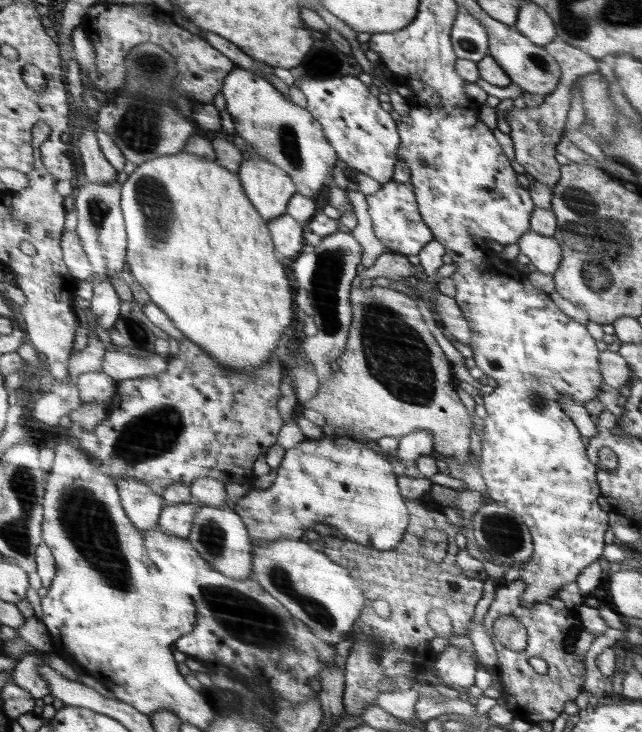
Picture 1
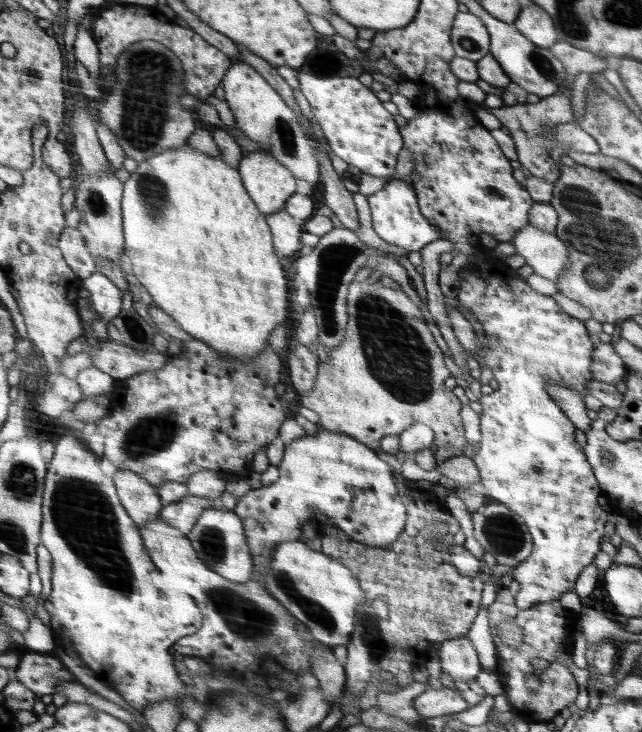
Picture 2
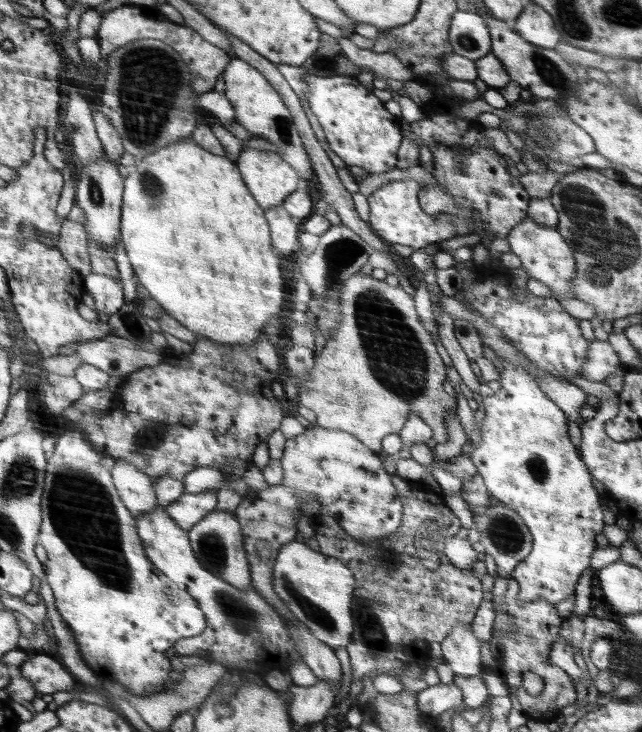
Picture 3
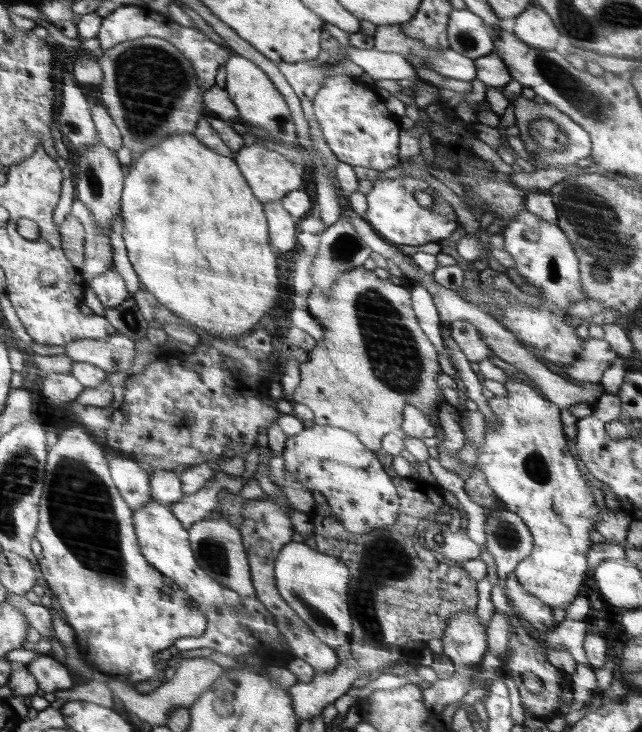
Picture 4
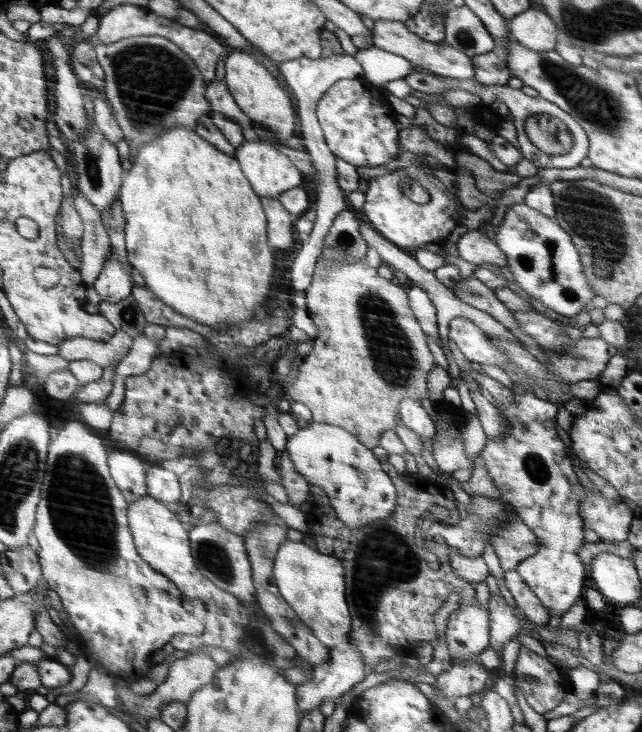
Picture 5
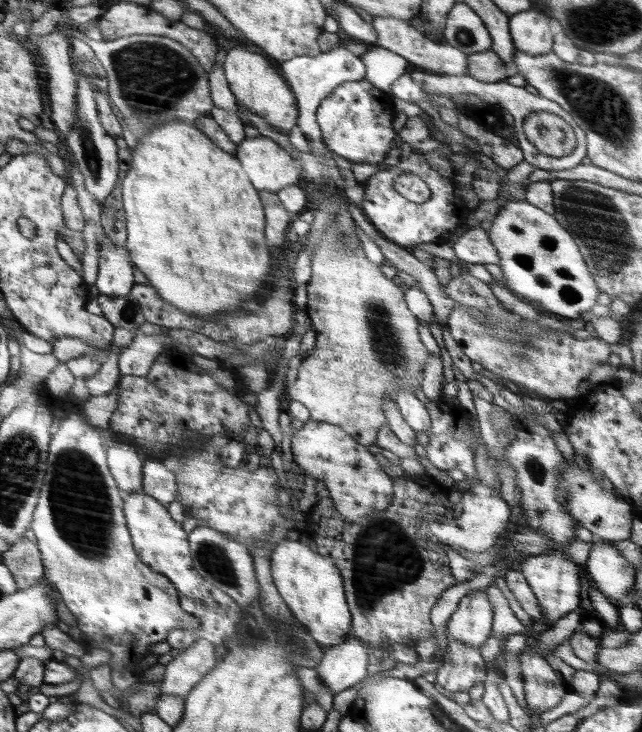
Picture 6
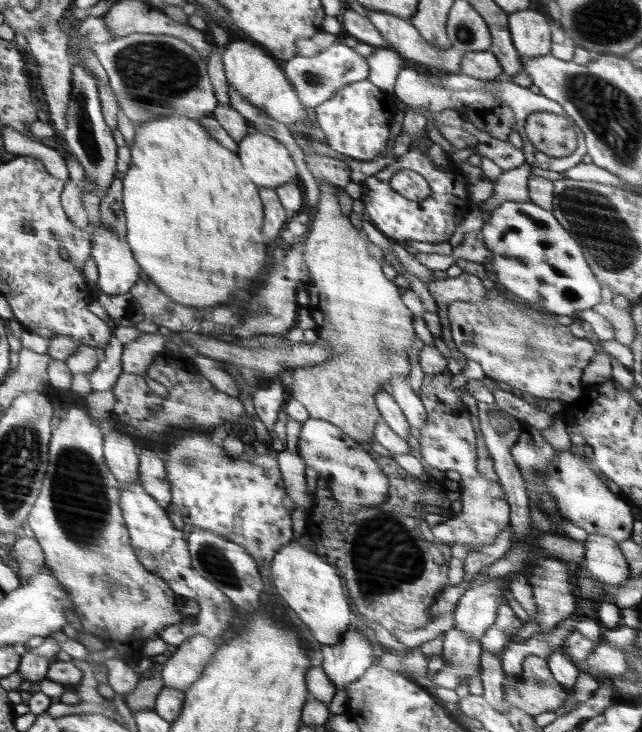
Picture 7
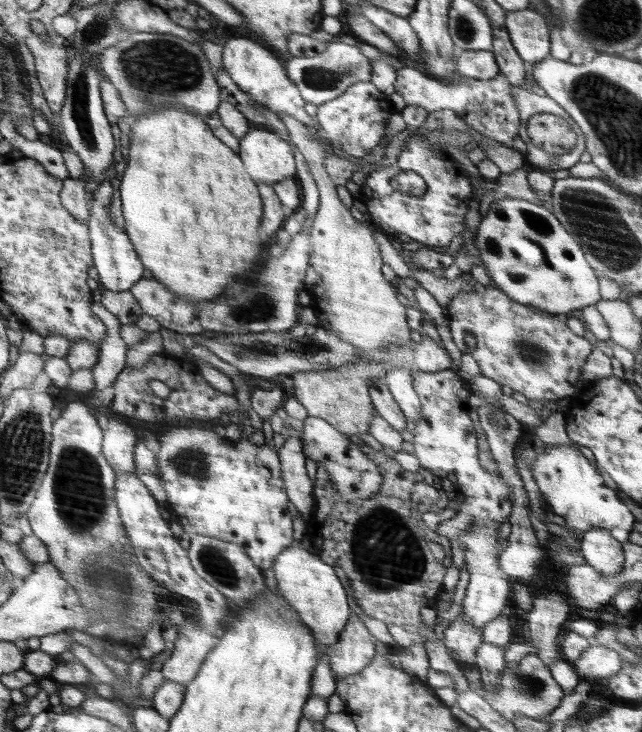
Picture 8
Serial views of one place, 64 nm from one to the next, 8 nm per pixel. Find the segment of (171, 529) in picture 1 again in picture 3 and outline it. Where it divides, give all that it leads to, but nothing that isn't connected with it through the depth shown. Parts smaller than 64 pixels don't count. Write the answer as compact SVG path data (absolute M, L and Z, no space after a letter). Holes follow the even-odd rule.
M214 489L200 493L184 493L176 502L165 507L179 527L189 531L208 512L216 510L217 491Z

